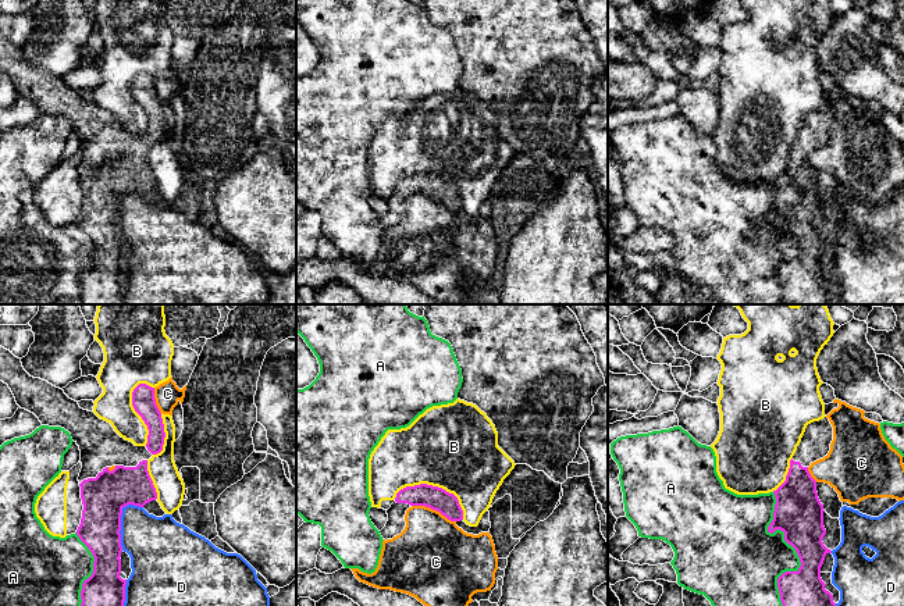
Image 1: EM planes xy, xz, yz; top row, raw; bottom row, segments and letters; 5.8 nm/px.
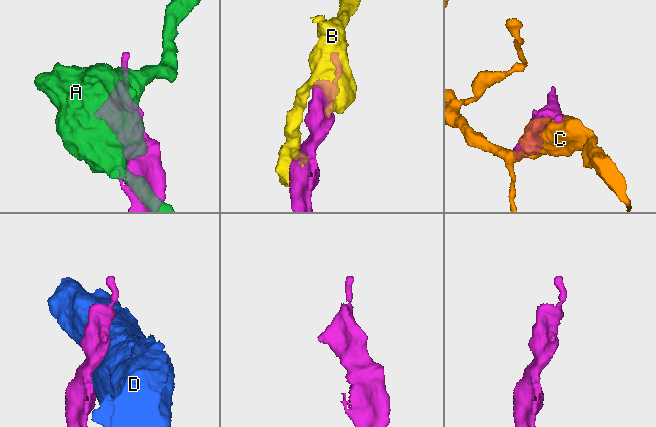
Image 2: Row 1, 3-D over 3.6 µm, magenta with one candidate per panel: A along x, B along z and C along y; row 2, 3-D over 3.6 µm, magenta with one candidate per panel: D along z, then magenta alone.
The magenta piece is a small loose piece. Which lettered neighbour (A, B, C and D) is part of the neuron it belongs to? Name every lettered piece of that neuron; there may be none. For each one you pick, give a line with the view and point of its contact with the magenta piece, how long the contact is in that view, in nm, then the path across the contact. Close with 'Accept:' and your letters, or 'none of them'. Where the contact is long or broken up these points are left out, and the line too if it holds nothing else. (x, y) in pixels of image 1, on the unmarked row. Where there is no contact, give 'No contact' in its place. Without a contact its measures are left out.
Accept: none of them

